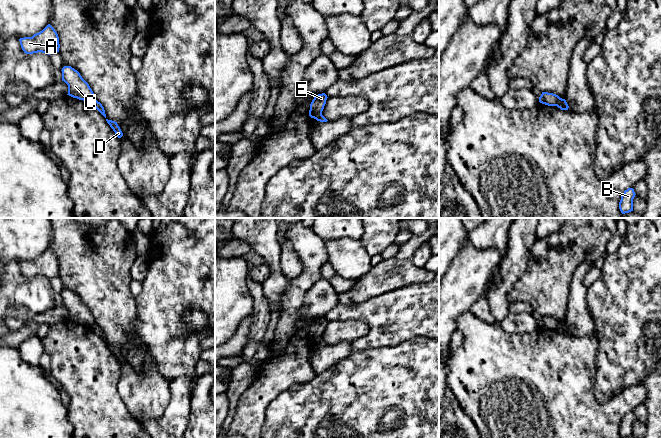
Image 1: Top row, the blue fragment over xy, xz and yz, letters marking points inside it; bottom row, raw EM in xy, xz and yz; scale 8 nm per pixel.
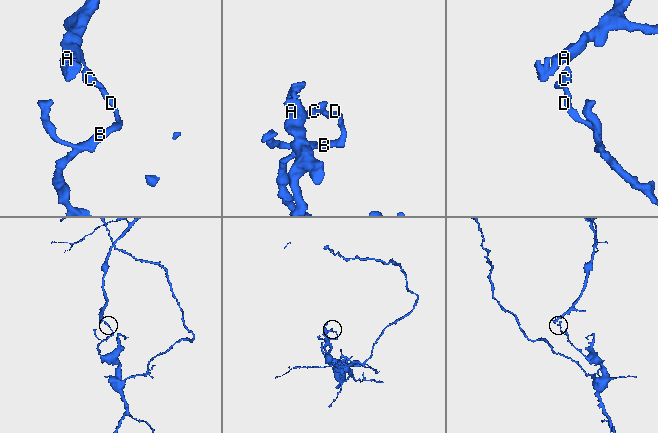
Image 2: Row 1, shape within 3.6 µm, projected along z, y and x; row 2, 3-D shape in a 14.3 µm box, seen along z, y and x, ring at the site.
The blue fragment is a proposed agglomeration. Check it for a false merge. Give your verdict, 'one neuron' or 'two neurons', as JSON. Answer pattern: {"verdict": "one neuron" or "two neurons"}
{"verdict": "two neurons"}

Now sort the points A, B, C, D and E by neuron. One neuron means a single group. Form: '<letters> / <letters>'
A C E / B D

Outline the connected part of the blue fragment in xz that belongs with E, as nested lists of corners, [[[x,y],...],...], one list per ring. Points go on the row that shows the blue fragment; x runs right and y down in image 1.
[[[325,93],[318,94],[314,97],[310,104],[309,116],[316,119],[317,116],[322,113],[324,106],[326,104],[327,95]]]

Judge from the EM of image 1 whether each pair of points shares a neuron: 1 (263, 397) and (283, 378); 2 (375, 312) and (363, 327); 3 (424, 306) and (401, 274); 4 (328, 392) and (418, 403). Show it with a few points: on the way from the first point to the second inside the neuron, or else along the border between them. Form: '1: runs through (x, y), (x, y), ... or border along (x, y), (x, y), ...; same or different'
1: runs through (268, 392), (278, 382); same
2: border along (343, 319), (362, 320), (368, 325), (369, 330); different
3: border along (428, 280), (422, 283), (408, 284), (386, 292); different
4: runs through (350, 401), (353, 403), (396, 403); same

